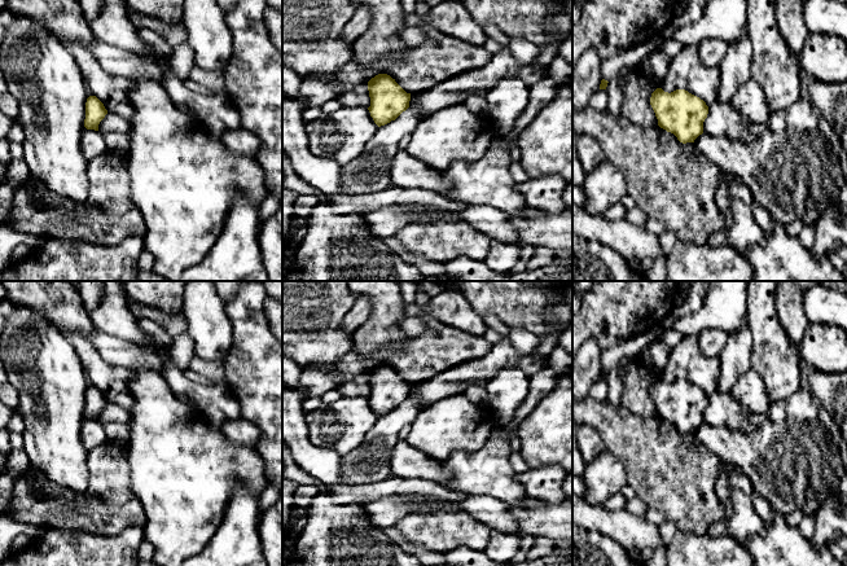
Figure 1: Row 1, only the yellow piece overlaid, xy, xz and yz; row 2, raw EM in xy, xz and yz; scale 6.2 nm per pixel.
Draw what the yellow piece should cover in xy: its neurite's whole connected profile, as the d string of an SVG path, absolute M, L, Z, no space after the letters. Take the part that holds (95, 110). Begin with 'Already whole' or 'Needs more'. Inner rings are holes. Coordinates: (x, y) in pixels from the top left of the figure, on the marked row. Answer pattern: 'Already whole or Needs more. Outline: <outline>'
Already whole. Outline: M89 96L85 102L84 127L87 130L98 131L98 124L106 114L107 110L104 104L96 96Z

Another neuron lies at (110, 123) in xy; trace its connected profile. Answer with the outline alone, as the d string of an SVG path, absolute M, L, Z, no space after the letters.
M107 111L105 118L98 124L98 132L101 132L102 135L107 132L128 135L130 123L123 117Z

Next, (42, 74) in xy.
M14 14L0 48L0 69L8 92L18 101L17 122L25 131L23 161L30 179L38 180L45 190L58 197L85 201L89 161L84 157L80 142L85 130L88 92L74 56L47 23Z

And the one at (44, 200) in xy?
M111 152L88 162L88 197L76 202L45 190L30 179L30 189L18 189L14 194L13 210L6 224L17 232L36 237L69 242L115 245L127 237L142 237L145 221L140 211L131 203L130 179L126 171L126 155L117 157Z

